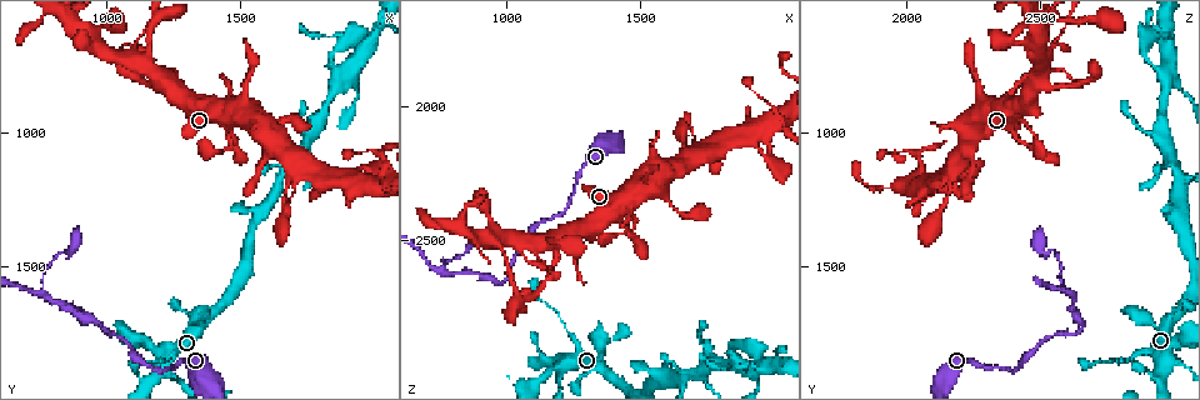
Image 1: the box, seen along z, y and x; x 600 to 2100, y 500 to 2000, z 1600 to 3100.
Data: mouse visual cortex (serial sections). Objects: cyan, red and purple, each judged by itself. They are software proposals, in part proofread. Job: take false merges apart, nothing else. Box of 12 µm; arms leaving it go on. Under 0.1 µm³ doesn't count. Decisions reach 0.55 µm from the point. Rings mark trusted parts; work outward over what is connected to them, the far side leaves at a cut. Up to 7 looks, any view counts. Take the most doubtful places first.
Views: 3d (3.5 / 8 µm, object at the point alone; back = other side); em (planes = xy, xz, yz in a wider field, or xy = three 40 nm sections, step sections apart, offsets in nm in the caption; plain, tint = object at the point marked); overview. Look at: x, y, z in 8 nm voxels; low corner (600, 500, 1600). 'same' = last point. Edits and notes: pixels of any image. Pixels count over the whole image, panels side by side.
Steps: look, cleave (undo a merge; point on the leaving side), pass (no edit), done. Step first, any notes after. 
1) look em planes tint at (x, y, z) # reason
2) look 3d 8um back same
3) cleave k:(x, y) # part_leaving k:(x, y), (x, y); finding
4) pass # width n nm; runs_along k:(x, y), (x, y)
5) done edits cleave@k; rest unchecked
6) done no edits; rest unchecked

look 3d 3.5um at (990, 1720, 2660) # abrupt turn

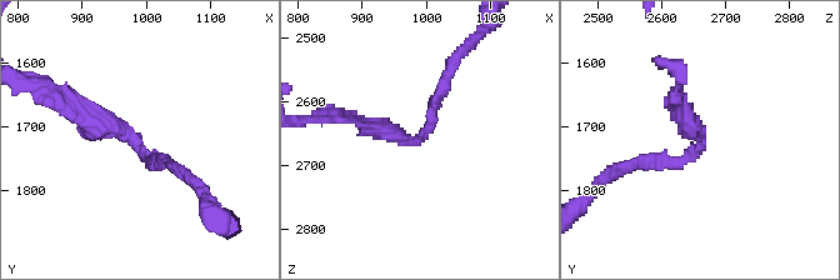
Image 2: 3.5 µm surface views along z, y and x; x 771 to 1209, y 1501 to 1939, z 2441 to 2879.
look em xy step 3 plain at (985, 1725, 2665) # arm_widths 150, 200 nm

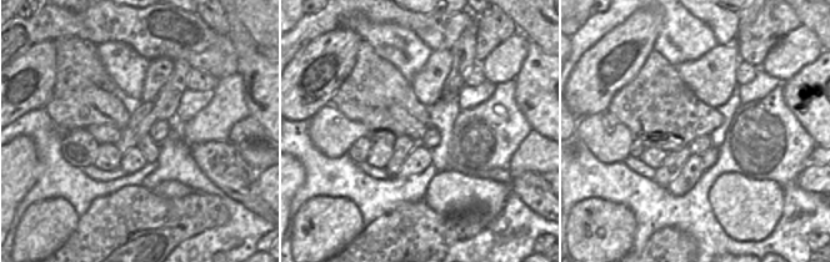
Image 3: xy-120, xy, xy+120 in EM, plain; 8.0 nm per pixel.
look em xy step 3 tint same # with the object marked

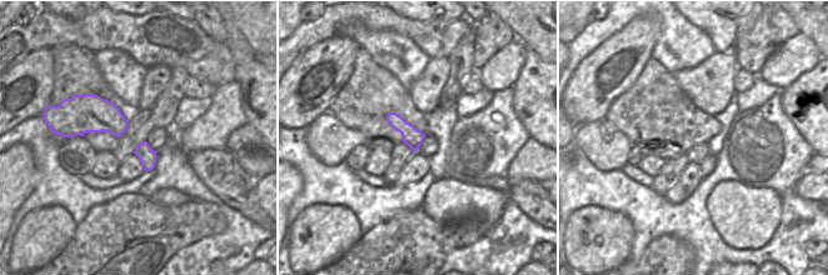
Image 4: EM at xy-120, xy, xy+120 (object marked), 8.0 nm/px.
pass # runs_along 2:(169, 163), (65, 105); one cell here

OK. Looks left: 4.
look 3d 3.5um at (750, 1610, 2620)

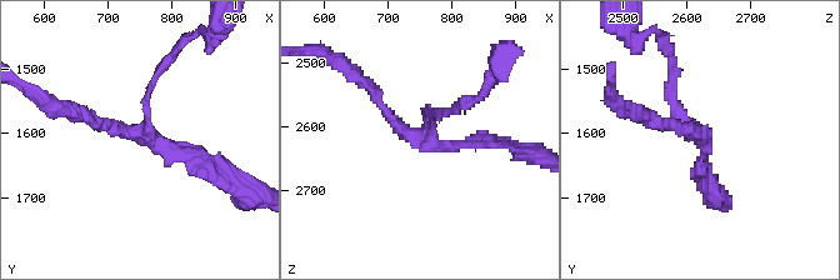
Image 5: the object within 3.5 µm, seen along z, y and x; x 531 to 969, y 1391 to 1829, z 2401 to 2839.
look em xy step 5 tint at (755, 1600, 2615) # shape alone is not enough

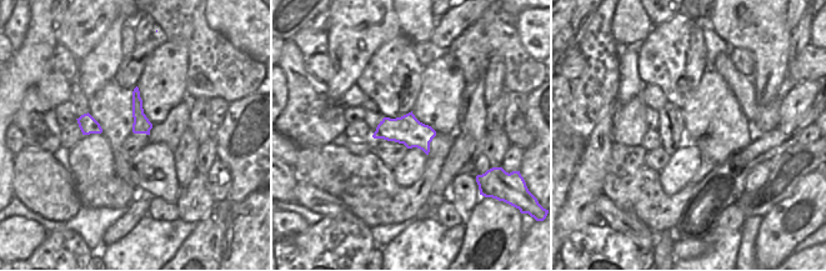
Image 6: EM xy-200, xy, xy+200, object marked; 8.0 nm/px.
pass # runs_along 5:(214, 173), (145, 134), (145, 95), (169, 61); all the same cell

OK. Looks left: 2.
look 3d 3.5um at (1700, 1120, 3000) # sudden change in width

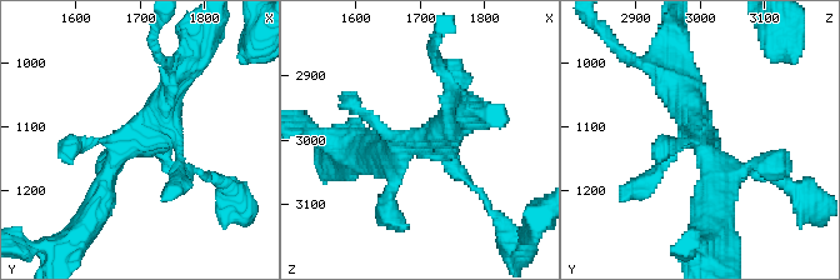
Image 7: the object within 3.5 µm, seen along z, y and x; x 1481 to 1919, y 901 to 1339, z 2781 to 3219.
look em xy step 2 tint at (1715, 1110, 3000)

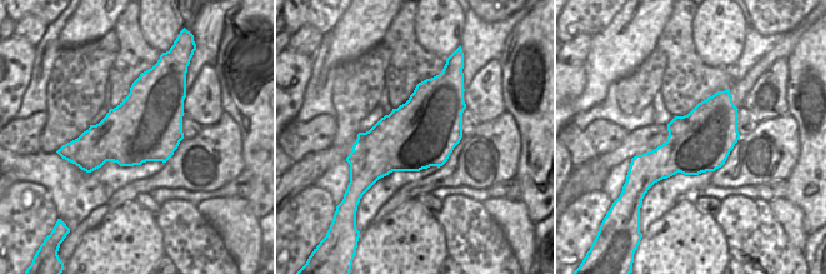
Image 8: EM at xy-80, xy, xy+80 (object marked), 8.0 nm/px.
pass # width 550 nm; runs_along 7:(101, 198), (186, 68); continuous, no second cell

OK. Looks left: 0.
done no edits; rest unchecked

